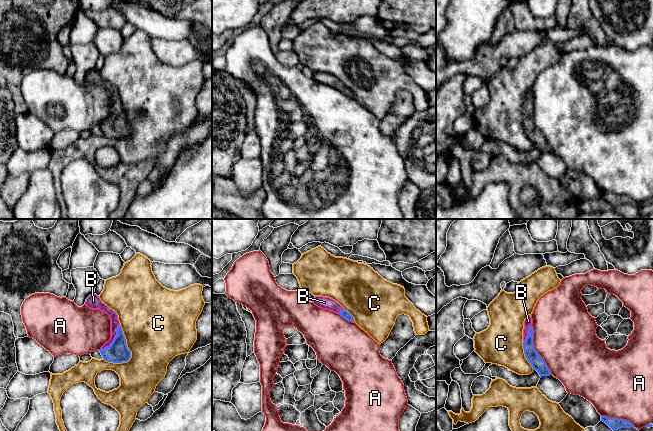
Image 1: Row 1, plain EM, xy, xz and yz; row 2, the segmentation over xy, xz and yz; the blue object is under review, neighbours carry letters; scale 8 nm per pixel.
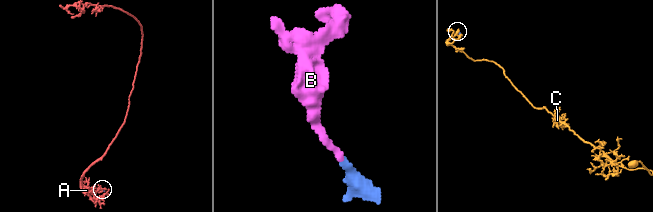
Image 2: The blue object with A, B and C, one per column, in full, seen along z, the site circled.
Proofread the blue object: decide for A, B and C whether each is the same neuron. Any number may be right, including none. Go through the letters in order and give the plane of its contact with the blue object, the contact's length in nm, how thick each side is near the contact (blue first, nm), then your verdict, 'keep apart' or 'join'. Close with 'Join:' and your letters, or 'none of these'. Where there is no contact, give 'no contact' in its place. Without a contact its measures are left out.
A: yz | 420 nm | 110/480 nm | keep apart
B: xy | 240 nm | 170/70 nm | join
C: xy | 320 nm | 170/480 nm | keep apart
Join: B

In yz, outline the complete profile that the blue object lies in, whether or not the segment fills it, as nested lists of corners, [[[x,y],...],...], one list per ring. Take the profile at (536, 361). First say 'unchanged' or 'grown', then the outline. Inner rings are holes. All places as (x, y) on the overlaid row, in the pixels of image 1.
grown; [[[530,315],[524,321],[523,329],[523,349],[524,354],[528,362],[531,364],[534,370],[536,370],[540,377],[550,376],[551,372],[548,369],[543,358],[536,352],[533,345],[533,327],[532,318]]]

